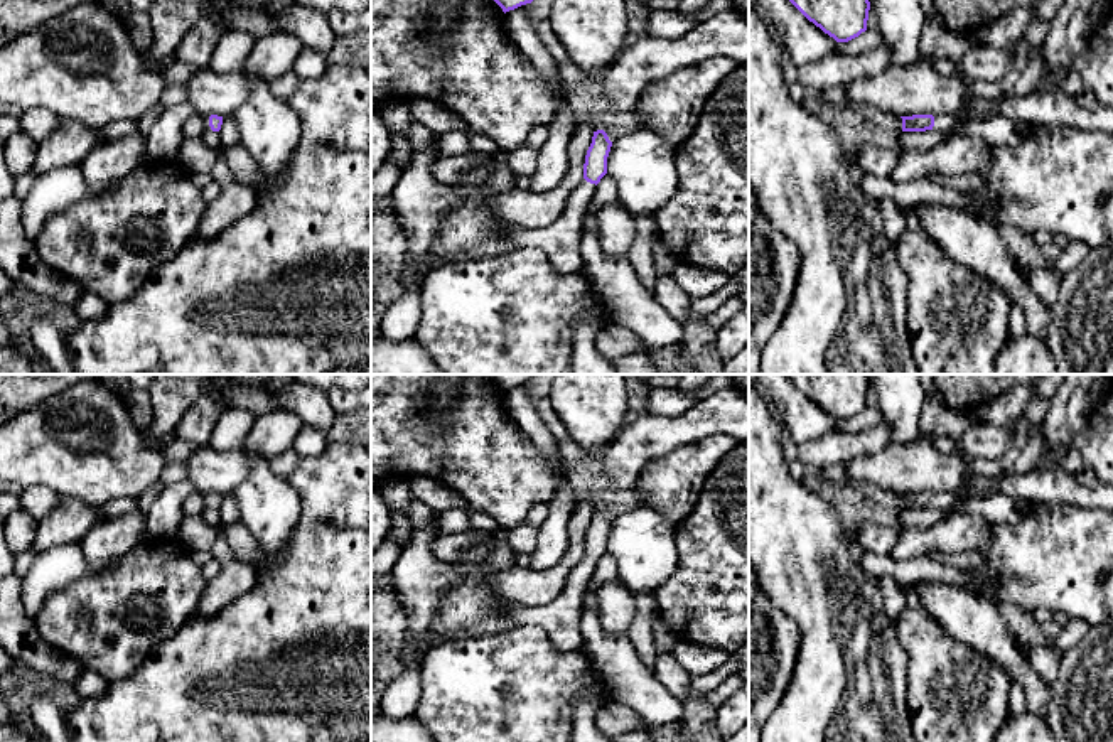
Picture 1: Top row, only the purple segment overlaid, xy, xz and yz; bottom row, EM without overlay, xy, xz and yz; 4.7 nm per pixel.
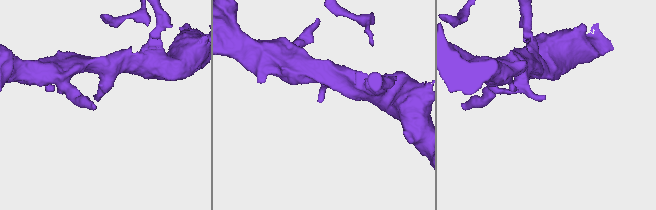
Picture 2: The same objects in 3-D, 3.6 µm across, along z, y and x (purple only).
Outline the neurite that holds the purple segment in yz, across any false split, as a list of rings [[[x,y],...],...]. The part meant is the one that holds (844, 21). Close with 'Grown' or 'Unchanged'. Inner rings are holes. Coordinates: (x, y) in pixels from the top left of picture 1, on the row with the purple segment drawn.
[[[789,0],[809,22],[836,42],[848,42],[867,30],[868,0]]]. Unchanged

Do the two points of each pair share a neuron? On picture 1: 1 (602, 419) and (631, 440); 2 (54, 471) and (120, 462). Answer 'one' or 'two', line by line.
1: two
2: one

